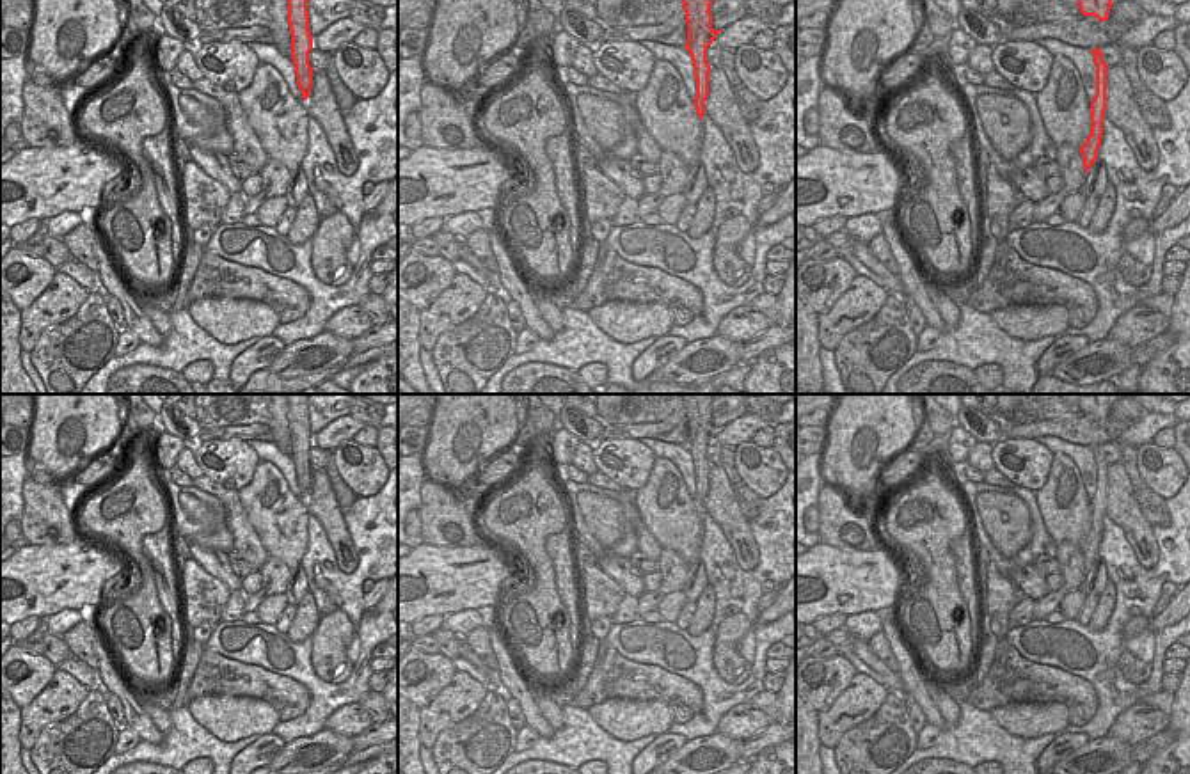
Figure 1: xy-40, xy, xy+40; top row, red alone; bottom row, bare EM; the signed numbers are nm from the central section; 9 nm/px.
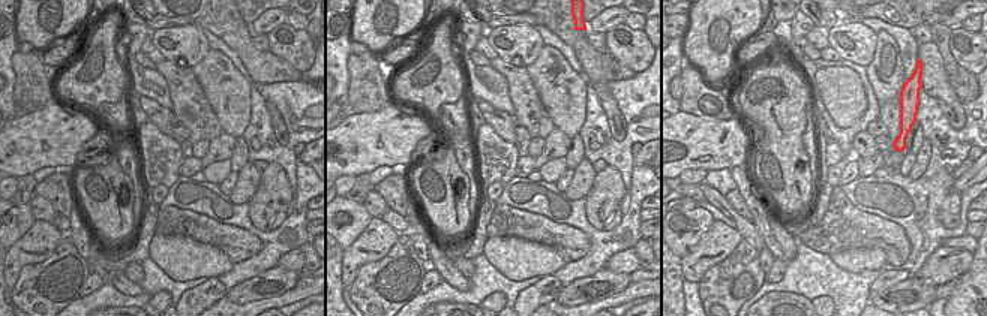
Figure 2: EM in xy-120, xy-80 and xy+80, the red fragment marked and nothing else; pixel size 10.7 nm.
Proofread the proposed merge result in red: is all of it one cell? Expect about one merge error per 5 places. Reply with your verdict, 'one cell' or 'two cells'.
one cell

